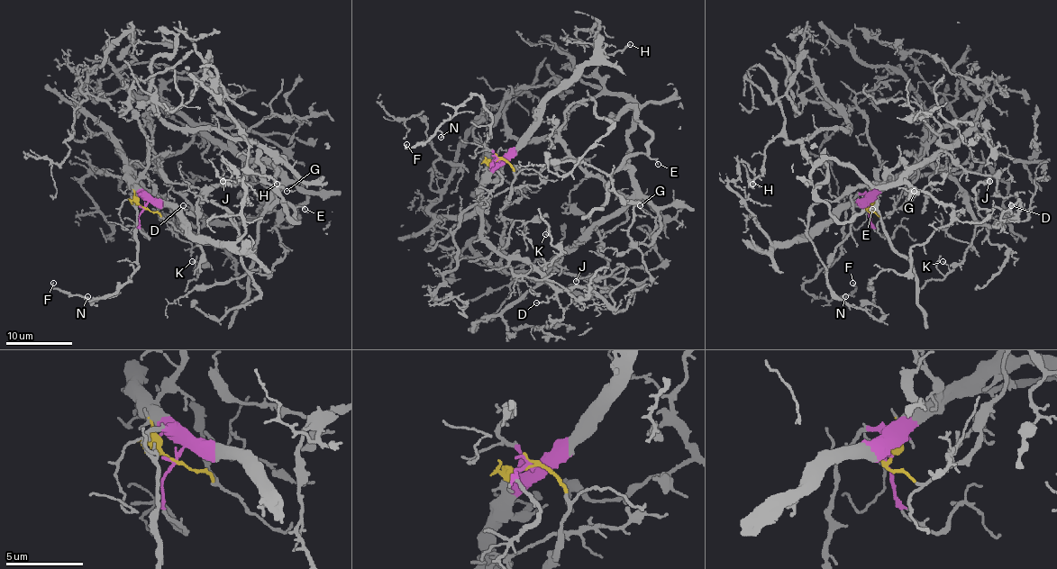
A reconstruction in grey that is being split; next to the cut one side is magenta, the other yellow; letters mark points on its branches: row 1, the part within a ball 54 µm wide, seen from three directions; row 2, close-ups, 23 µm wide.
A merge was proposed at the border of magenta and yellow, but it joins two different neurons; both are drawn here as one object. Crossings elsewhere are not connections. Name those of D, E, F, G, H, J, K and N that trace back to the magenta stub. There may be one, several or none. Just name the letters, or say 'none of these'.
D, F, J, K, N

